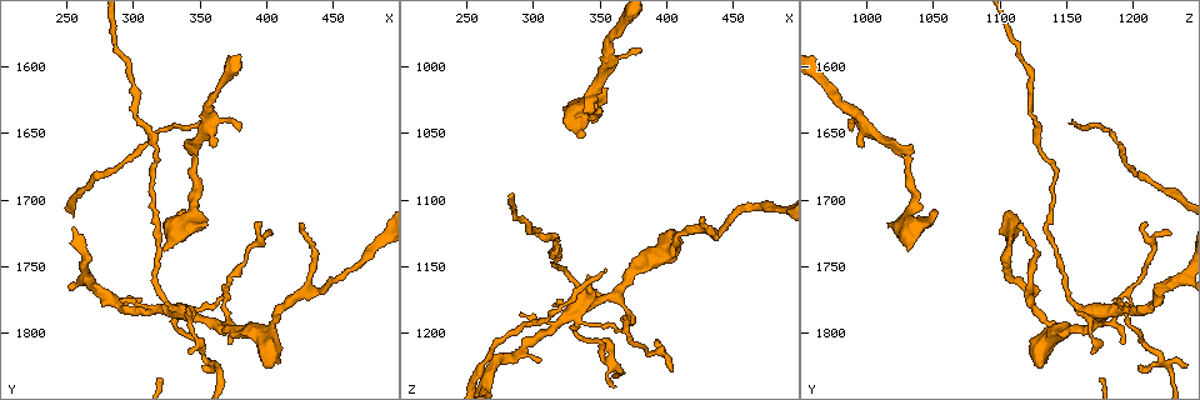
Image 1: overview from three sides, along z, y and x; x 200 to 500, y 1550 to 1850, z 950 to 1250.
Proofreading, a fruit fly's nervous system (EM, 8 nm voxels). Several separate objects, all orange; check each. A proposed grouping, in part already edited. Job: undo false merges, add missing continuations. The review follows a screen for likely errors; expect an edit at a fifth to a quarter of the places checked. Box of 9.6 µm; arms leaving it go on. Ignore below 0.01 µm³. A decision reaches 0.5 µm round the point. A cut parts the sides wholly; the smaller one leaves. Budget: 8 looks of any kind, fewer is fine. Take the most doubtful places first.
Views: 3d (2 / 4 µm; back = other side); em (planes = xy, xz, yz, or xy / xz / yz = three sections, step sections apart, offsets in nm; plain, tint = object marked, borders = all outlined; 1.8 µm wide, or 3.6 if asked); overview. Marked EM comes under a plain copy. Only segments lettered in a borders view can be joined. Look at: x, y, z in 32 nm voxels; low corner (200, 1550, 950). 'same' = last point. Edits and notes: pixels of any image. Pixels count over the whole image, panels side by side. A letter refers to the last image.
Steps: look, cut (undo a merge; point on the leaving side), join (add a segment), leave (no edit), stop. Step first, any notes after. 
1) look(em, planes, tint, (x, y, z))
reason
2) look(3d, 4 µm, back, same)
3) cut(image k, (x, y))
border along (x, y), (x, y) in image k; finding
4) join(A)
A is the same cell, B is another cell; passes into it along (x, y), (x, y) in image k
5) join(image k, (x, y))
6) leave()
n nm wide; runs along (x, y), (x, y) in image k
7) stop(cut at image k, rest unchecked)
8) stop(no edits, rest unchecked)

look(em, 3.6 µm, planes, borders, (354, 1718, 1018))
an open end

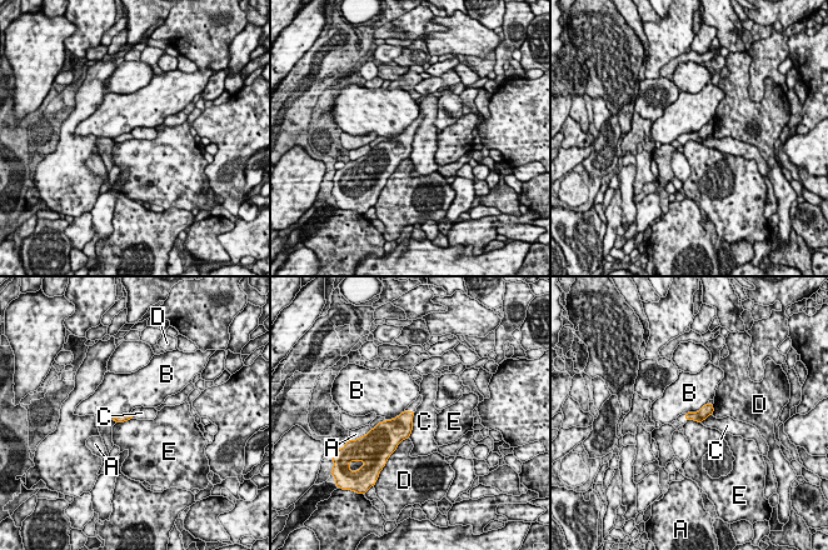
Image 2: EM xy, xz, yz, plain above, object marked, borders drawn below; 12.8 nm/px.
leave()
A, B, C, D and E are other cells; border along (415, 411), (408, 438) in image 2; none of them fits

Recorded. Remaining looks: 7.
look(em, xz, step 4, tint, (372, 1770, 1196))
abrupt turn

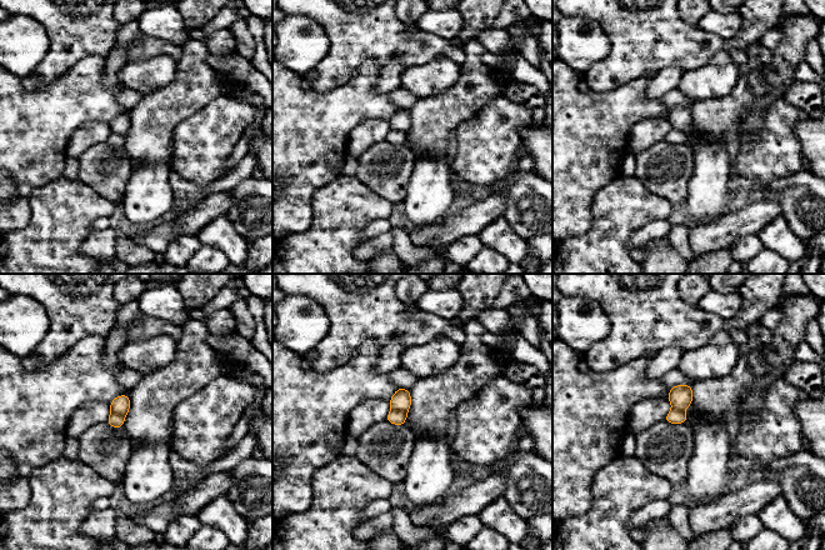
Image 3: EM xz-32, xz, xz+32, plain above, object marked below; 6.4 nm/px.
look(em, xy, step 8, borders, same)

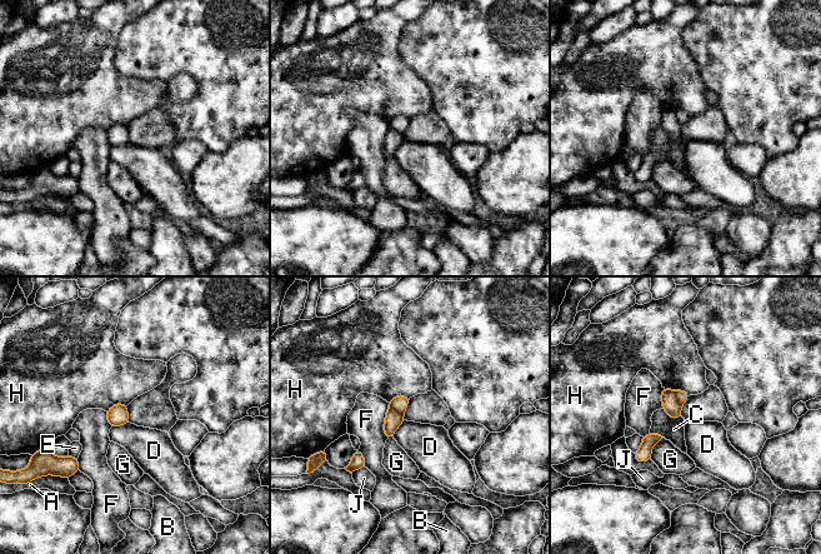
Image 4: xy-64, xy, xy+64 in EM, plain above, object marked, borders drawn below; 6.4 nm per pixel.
cut(image 4, (393, 420))
A, B, C, D, E, F, G, H and J are other cells; a second cell is stuck on

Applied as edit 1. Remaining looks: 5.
look(em, planes, borders, (356, 1642, 996))
a fork

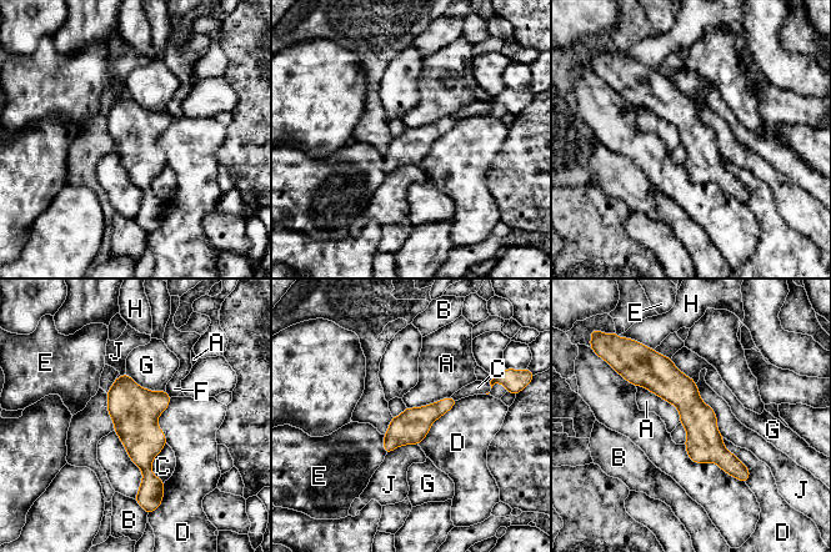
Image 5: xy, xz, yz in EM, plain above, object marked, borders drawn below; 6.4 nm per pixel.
leave()
220 nm wide; D touches over 400 nm; A, B, C, D, E, F, G, H and J are other cells; continuous, no second cell

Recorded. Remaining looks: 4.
stop(cut at image 4, rest unchecked)

